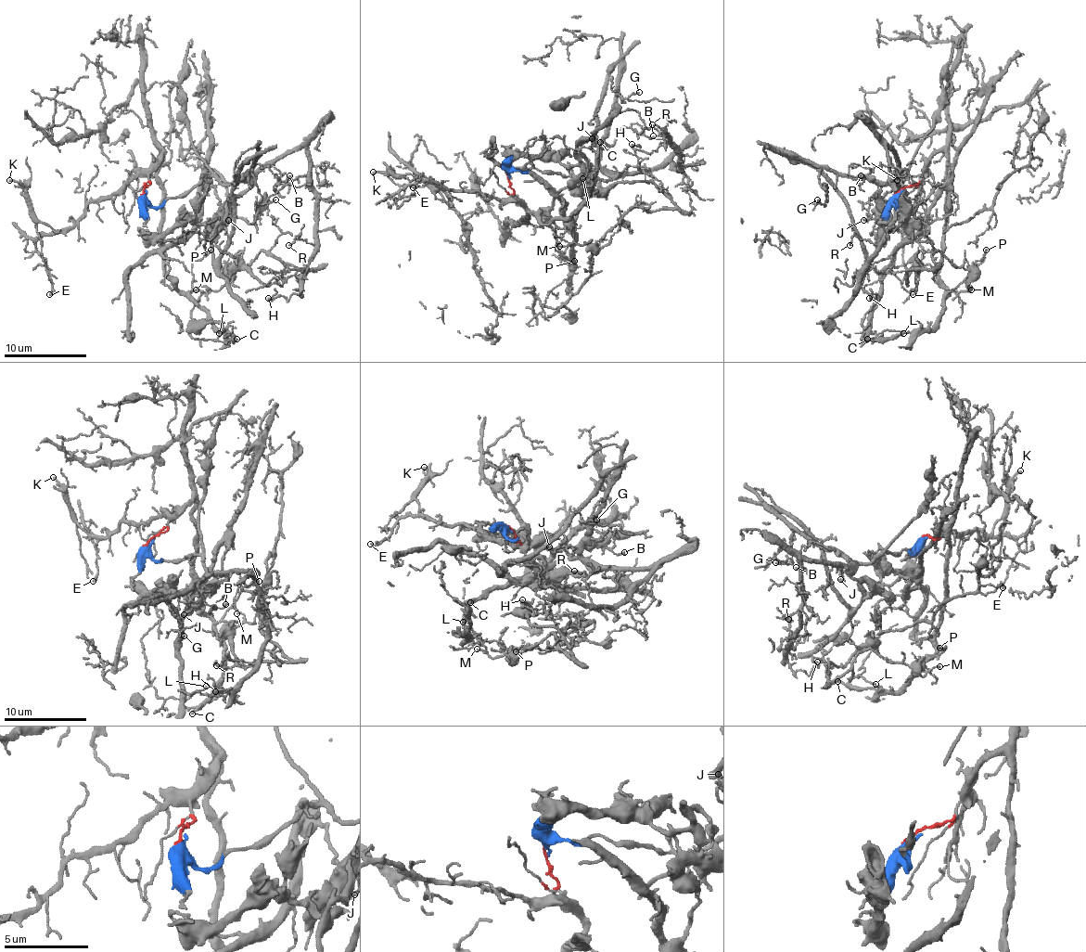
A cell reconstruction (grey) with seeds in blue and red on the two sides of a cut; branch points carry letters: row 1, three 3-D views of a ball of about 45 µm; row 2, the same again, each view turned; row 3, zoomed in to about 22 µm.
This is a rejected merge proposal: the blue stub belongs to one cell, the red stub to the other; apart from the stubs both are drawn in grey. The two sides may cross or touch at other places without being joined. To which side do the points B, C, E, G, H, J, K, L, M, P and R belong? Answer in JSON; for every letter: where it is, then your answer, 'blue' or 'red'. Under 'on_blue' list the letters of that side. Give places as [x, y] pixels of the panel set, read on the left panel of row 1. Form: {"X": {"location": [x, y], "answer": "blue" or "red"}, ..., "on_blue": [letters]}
{"B": {"location": [289, 175], "answer": "blue"}, "C": {"location": [236, 339], "answer": "red"}, "E": {"location": [49, 294], "answer": "red"}, "G": {"location": [275, 199], "answer": "blue"}, "H": {"location": [268, 298], "answer": "blue"}, "J": {"location": [228, 220], "answer": "blue"}, "K": {"location": [9, 180], "answer": "red"}, "L": {"location": [219, 333], "answer": "red"}, "M": {"location": [196, 289], "answer": "red"}, "P": {"location": [210, 250], "answer": "red"}, "R": {"location": [288, 245], "answer": "blue"}, "on_blue": ["B", "G", "H", "J", "R"]}

